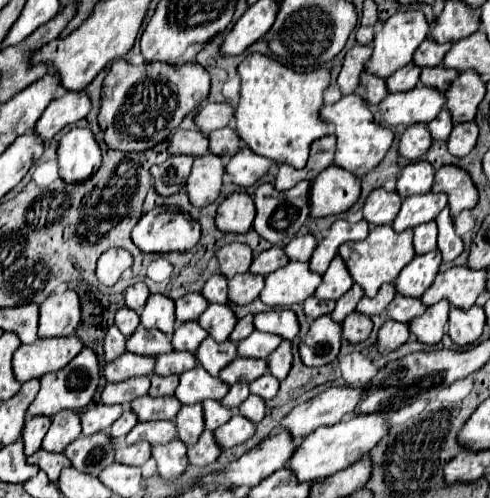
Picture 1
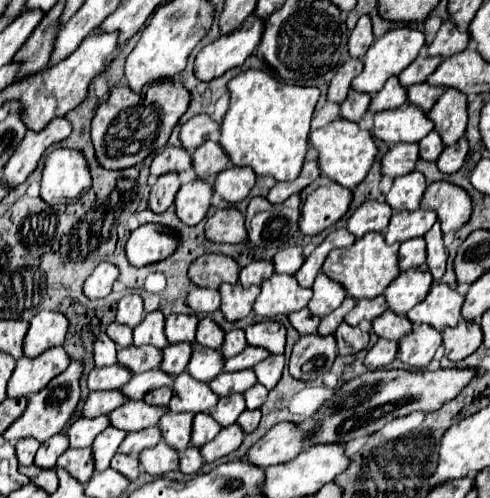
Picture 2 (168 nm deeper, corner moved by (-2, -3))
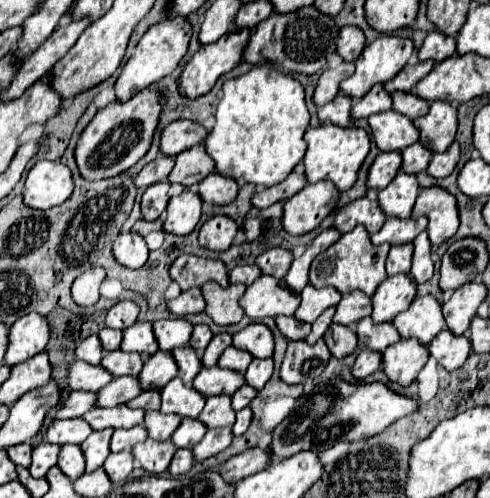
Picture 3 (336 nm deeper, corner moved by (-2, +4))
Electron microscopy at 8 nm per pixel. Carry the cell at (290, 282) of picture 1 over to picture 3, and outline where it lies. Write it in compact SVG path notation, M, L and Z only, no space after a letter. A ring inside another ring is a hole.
M261 275L253 285L247 287L245 295L239 299L239 305L251 321L261 321L265 317L293 315L299 307L299 295L291 293L283 281Z

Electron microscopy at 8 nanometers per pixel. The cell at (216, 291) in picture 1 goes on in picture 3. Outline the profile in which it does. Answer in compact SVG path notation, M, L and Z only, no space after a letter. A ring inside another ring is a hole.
M189 289L187 293L181 293L177 299L167 301L167 309L175 317L183 317L183 315L189 315L189 313L201 313L205 309L201 289Z

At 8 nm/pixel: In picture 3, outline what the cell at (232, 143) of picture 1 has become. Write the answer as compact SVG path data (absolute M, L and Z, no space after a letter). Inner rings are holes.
M195 145L175 157L175 167L169 173L167 181L191 187L203 181L213 171L215 165L211 165L211 159L207 157L207 153L203 153L203 145Z

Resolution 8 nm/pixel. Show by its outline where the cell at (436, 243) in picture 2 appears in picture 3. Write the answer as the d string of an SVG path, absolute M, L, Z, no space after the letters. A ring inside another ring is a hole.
M427 231L419 233L413 241L413 267L411 275L415 283L425 283L433 277L433 259L431 259L431 243L427 241Z

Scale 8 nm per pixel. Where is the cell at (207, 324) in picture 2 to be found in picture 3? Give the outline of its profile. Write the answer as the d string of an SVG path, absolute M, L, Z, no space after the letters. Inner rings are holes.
M195 325L195 327L193 327L193 335L191 335L191 339L189 339L189 347L193 347L193 349L201 355L203 349L209 345L211 337L213 337L213 333L209 331L207 325Z

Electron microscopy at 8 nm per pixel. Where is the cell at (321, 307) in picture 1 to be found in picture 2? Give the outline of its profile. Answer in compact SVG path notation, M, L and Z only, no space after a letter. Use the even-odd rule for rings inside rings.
M303 308L299 312L293 312L289 316L289 322L299 330L299 334L311 334L311 332L317 332L321 318L313 316L307 308Z

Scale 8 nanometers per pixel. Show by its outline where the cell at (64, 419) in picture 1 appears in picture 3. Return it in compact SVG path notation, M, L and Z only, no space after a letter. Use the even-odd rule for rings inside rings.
M37 445L33 449L33 463L29 467L31 477L39 479L45 477L45 473L57 463L57 453L59 453L59 445Z

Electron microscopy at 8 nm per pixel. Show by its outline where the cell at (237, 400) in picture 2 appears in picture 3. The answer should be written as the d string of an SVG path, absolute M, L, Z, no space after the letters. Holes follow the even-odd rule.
M215 395L209 397L199 421L207 427L207 429L215 429L215 427L231 427L235 423L235 411L231 409L231 397L229 395Z

